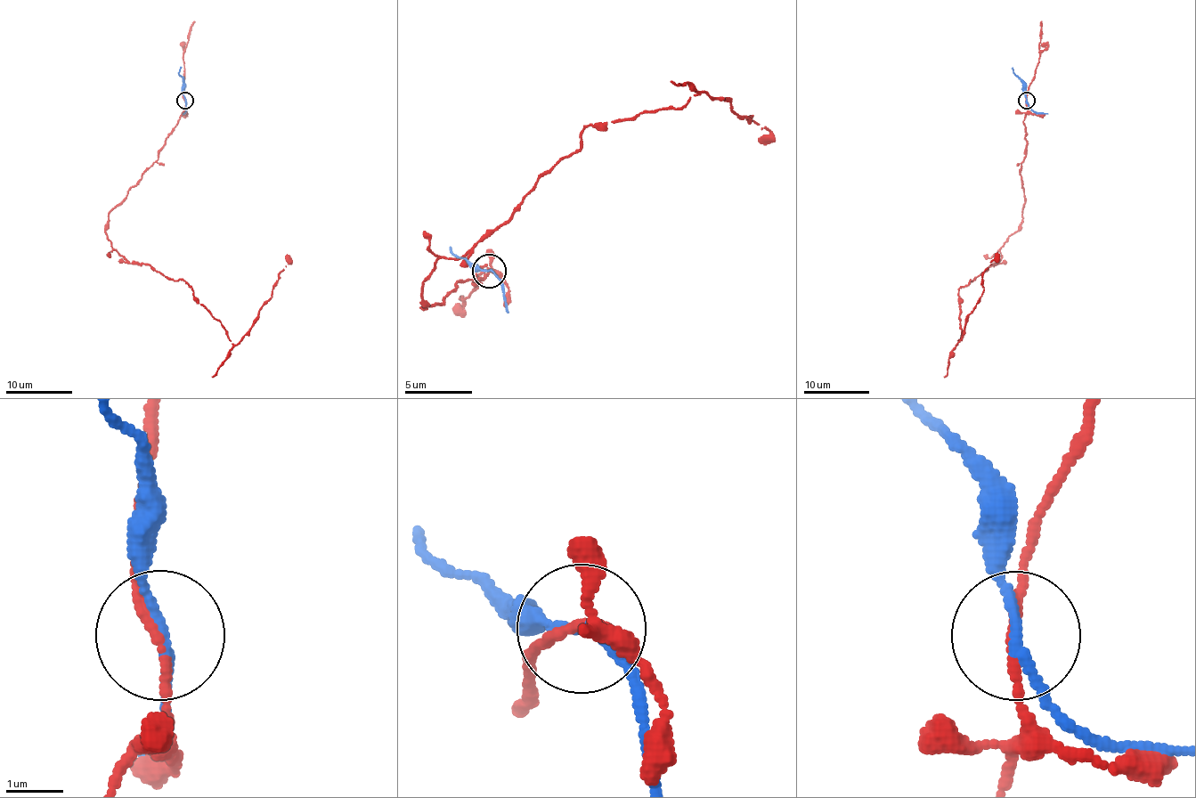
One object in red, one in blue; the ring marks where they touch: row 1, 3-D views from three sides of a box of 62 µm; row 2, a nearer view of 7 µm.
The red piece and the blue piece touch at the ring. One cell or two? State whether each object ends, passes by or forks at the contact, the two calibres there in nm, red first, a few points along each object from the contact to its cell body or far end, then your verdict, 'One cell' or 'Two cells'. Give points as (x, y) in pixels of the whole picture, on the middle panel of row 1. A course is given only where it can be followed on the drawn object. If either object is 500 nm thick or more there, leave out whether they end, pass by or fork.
At the ring red passes by. At the ring blue passes by. Thickness 140 nm (red) against 150 nm. Course of red: (488, 272), (425, 310), (435, 261), (477, 244), (585, 128), (700, 93), (765, 126), (758, 141). Course of blue: (488, 272), (474, 268), (450, 248). Two cells

